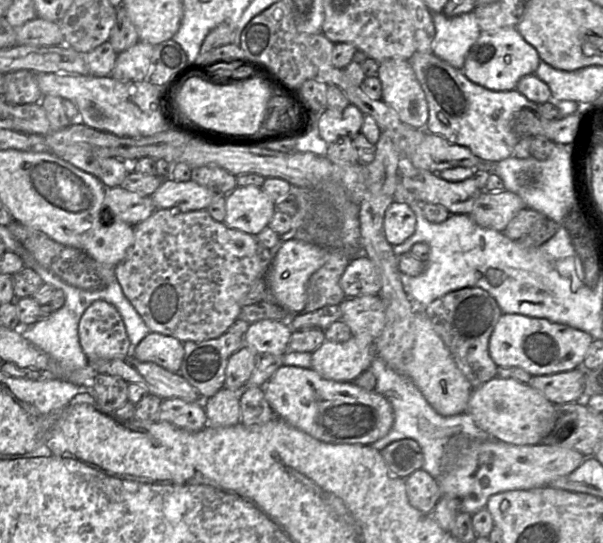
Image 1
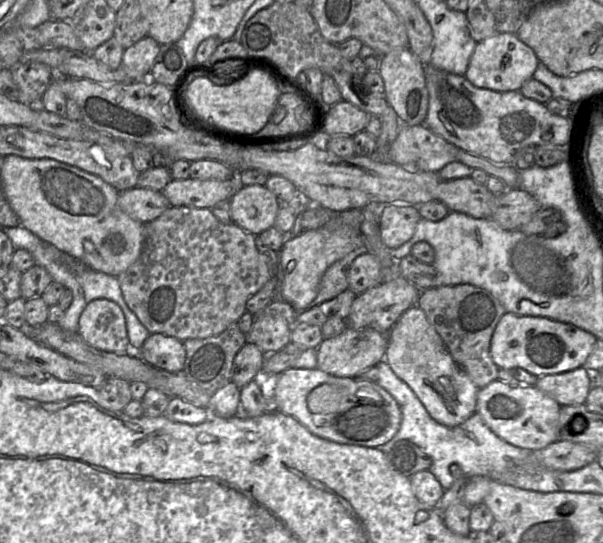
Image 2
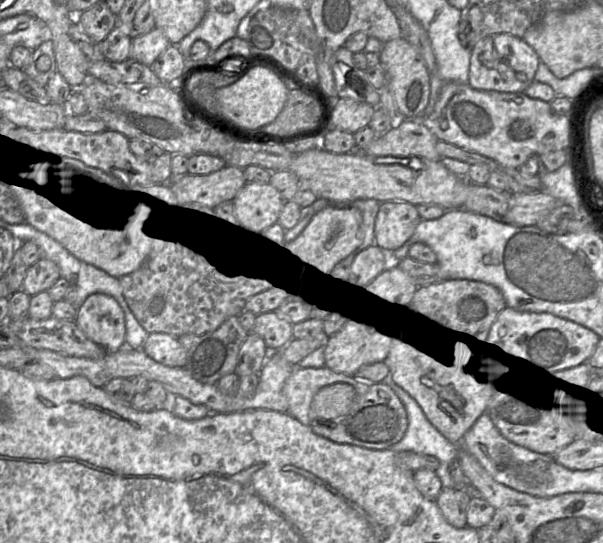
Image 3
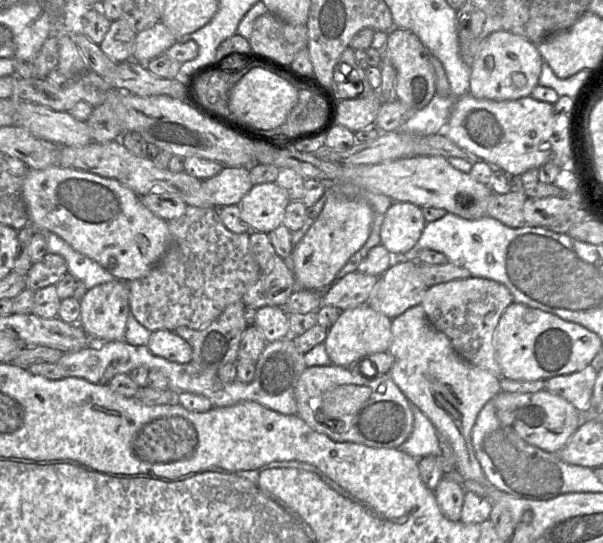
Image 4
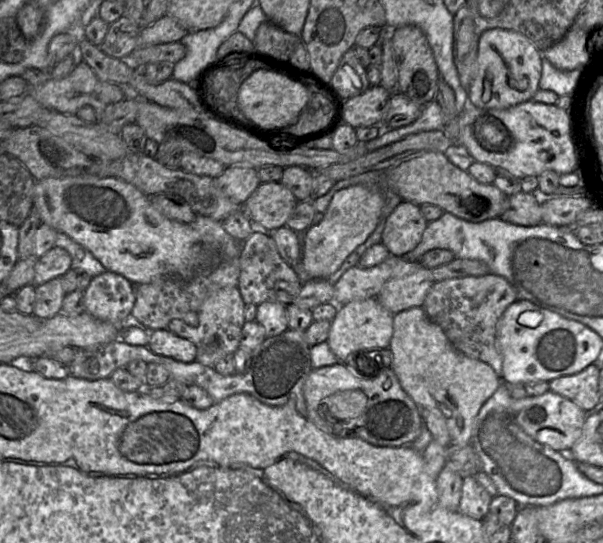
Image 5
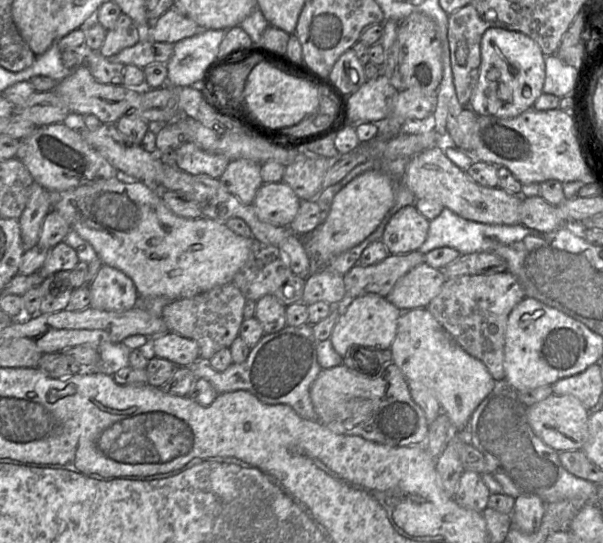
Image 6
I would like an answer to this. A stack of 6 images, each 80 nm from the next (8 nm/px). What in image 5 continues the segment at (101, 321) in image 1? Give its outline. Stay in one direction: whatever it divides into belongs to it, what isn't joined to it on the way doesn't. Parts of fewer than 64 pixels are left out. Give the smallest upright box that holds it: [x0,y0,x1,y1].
[84,271,135,330]

